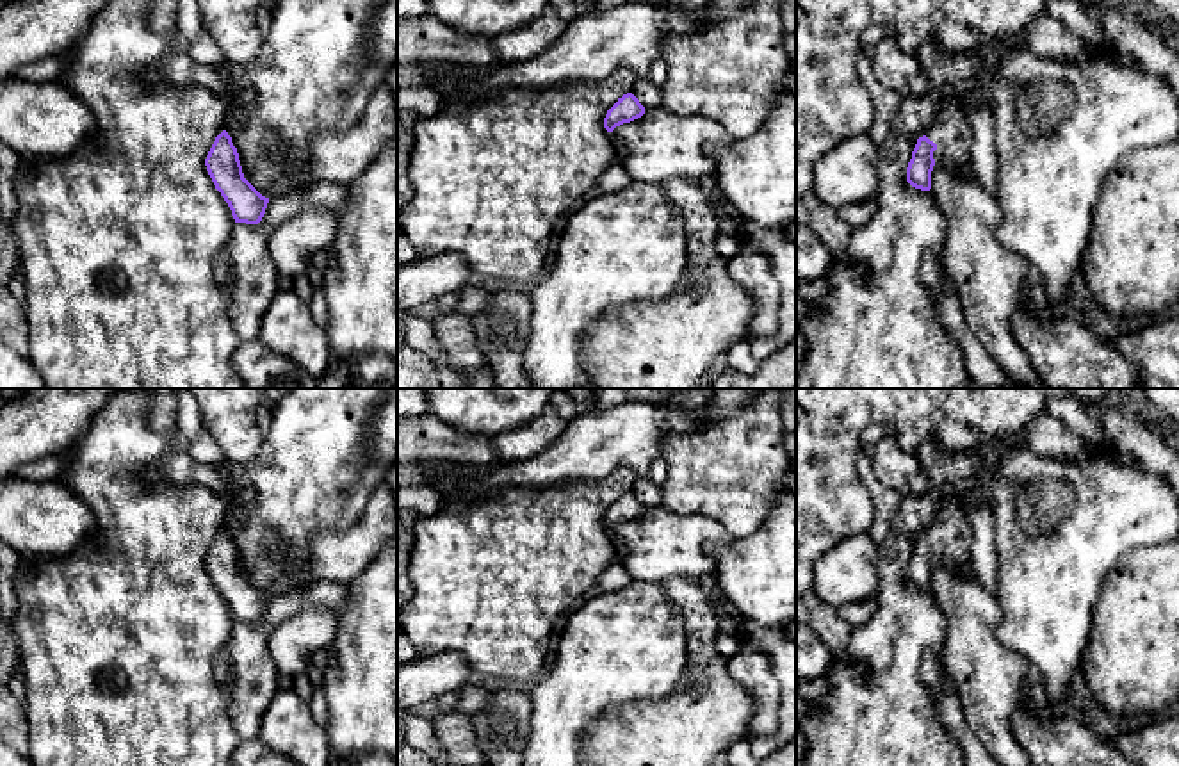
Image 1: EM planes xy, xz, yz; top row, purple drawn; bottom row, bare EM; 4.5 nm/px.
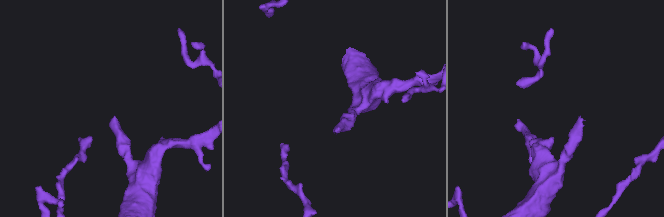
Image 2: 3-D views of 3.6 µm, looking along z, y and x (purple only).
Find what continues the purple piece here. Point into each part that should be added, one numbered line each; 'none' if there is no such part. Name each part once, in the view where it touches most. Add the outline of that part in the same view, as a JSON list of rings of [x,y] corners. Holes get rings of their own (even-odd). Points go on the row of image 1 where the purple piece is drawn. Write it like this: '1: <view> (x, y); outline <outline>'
1: yz (951, 132); outline [[[946,103],[924,135],[937,144],[935,162],[949,169],[971,166],[972,126],[969,109]]]

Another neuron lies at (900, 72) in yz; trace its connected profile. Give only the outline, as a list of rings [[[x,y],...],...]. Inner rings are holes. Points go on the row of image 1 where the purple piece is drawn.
[[[883,37],[871,57],[876,80],[901,98],[923,96],[931,87],[917,55],[905,53],[894,37]]]

